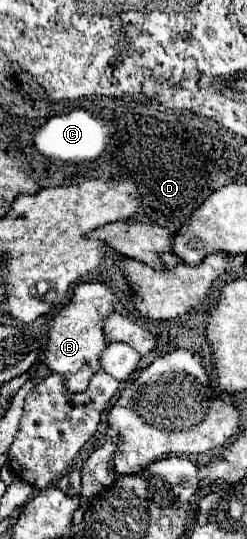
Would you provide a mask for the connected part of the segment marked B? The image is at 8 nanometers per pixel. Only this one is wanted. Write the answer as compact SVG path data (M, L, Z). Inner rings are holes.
M79 284L73 292L73 300L69 302L69 306L65 306L59 312L59 316L51 322L45 362L53 372L63 376L69 392L85 392L91 376L95 376L95 372L101 370L99 356L103 354L103 348L107 348L109 344L101 324L111 312L115 312L115 294L107 284Z

